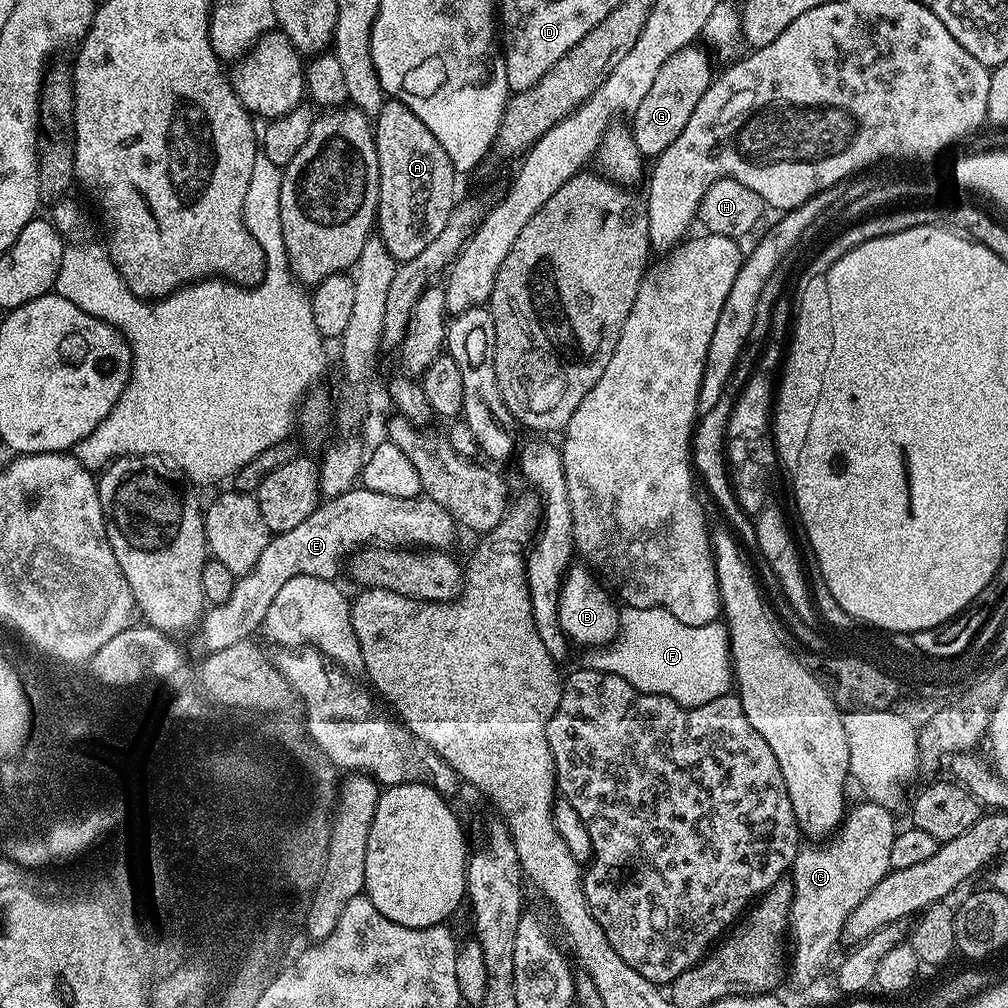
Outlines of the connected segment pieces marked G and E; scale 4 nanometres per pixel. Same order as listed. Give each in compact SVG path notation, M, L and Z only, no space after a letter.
M696 47L682 48L676 54L670 54L666 62L662 62L662 70L658 70L646 98L642 98L642 102L638 102L630 114L632 137L641 156L645 158L660 156L662 150L666 150L666 146L670 146L670 142L682 134L686 122L690 122L690 114L694 114L694 106L702 102L702 94L706 94L712 84L714 71L708 61L709 53L703 47Z
M353 486L346 493L329 497L321 501L314 514L310 514L301 525L273 535L254 570L237 579L230 598L224 603L211 605L205 611L198 630L205 649L226 649L249 639L252 632L258 632L275 595L292 578L308 576L333 581L338 578L342 562L365 546L448 550L456 540L456 532L456 520L450 518L438 502L423 494L414 498L395 498L363 486Z

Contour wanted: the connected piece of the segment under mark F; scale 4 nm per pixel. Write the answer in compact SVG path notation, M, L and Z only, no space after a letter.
M625 607L615 640L589 656L587 667L618 674L639 692L669 696L684 708L714 702L714 698L729 695L734 688L727 627L720 622L686 626L664 608Z

